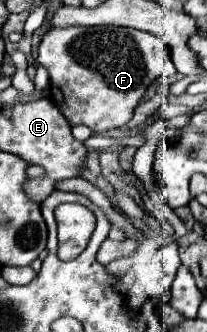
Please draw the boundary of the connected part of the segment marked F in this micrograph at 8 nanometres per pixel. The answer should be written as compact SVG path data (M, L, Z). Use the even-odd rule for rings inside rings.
M51 26L39 44L39 64L49 72L51 102L75 126L85 124L101 134L125 126L145 90L163 76L175 76L167 44L149 32L115 26Z

